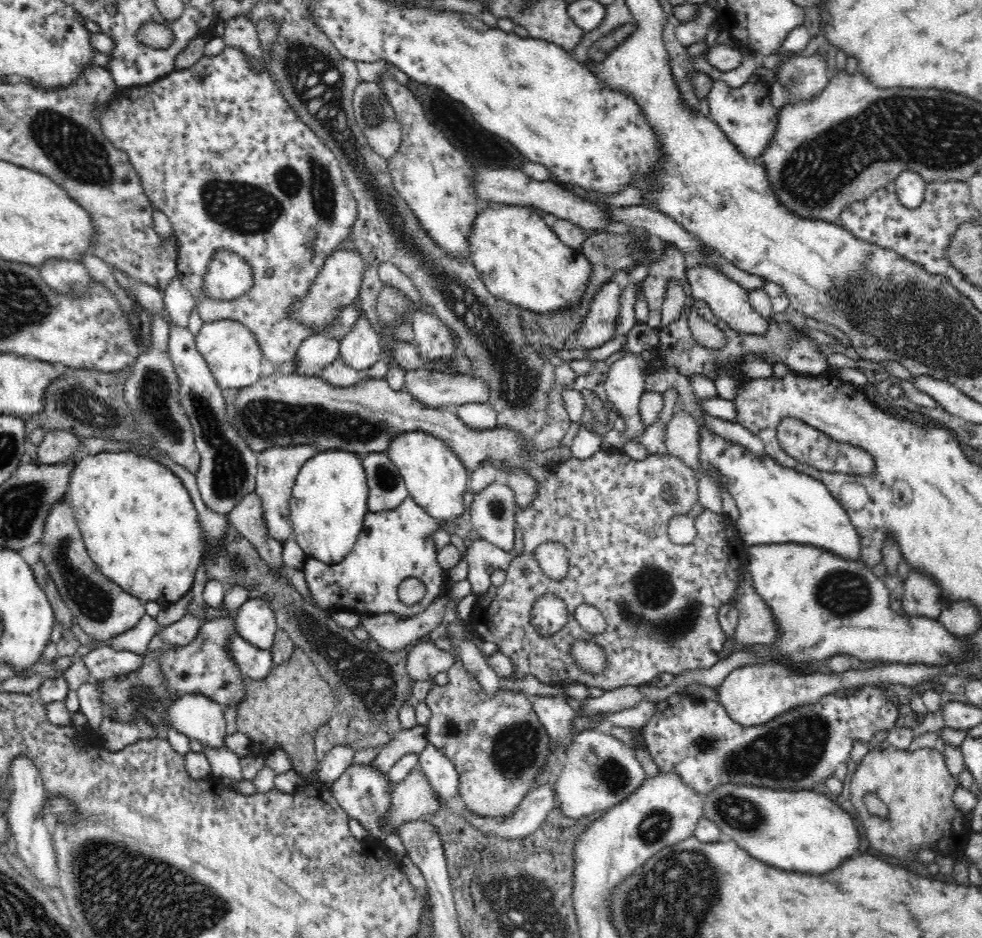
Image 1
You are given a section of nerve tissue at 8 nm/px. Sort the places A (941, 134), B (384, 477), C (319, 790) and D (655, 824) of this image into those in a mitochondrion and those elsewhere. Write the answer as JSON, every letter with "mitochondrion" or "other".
{"A":"mitochondrion","B":"mitochondrion","C":"other","D":"mitochondrion"}

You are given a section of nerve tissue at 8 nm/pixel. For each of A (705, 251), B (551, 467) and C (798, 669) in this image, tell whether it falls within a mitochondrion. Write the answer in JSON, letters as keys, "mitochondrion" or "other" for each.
{"A":"other","B":"other","C":"other"}

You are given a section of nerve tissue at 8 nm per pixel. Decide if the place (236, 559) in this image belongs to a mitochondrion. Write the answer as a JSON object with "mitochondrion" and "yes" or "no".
{"mitochondrion":"yes"}

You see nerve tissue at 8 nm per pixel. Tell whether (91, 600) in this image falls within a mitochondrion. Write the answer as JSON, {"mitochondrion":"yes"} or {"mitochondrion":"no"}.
{"mitochondrion":"yes"}

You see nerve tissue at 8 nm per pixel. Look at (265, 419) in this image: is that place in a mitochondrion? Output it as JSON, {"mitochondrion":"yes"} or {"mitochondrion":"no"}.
{"mitochondrion":"yes"}

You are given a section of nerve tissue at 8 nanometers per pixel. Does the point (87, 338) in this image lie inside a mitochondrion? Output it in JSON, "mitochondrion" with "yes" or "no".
{"mitochondrion":"no"}

